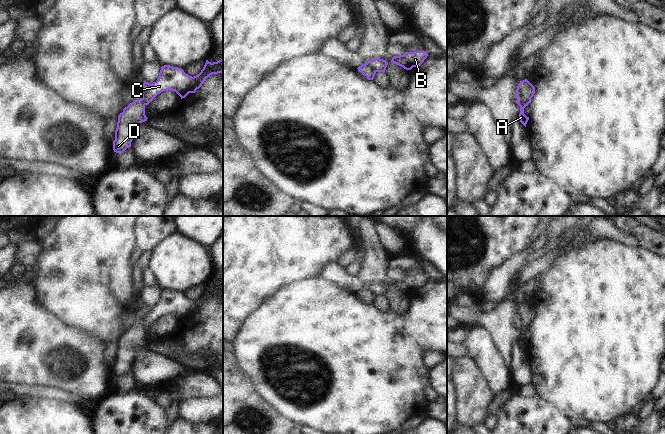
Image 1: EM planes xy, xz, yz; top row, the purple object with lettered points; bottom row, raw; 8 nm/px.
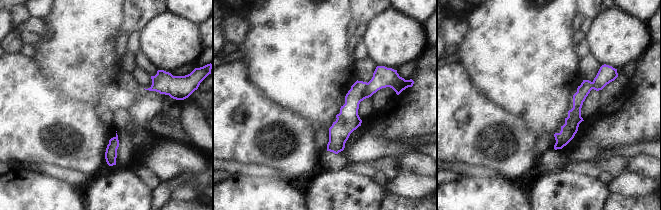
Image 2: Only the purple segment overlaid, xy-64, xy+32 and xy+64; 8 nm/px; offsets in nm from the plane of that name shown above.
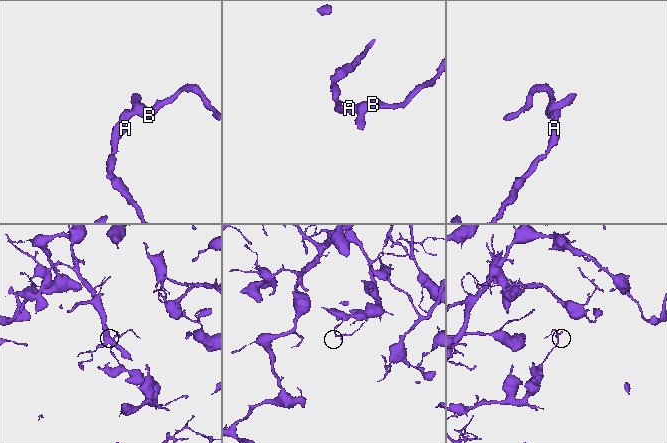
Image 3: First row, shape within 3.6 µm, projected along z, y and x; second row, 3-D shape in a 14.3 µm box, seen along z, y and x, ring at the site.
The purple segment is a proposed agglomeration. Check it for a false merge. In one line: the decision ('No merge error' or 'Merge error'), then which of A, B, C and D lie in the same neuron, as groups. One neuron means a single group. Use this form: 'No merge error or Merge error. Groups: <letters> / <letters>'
Merge error. Groups: A D / B C

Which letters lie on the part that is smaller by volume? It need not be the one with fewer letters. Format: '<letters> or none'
B, C

